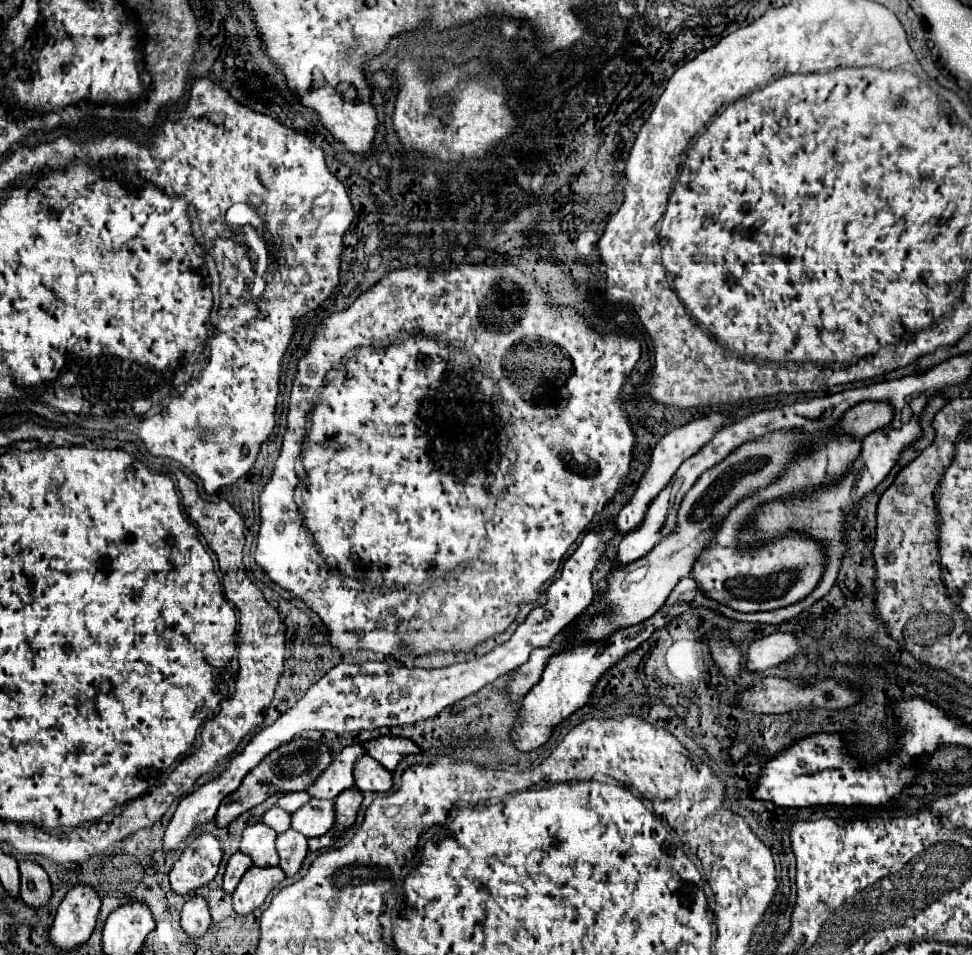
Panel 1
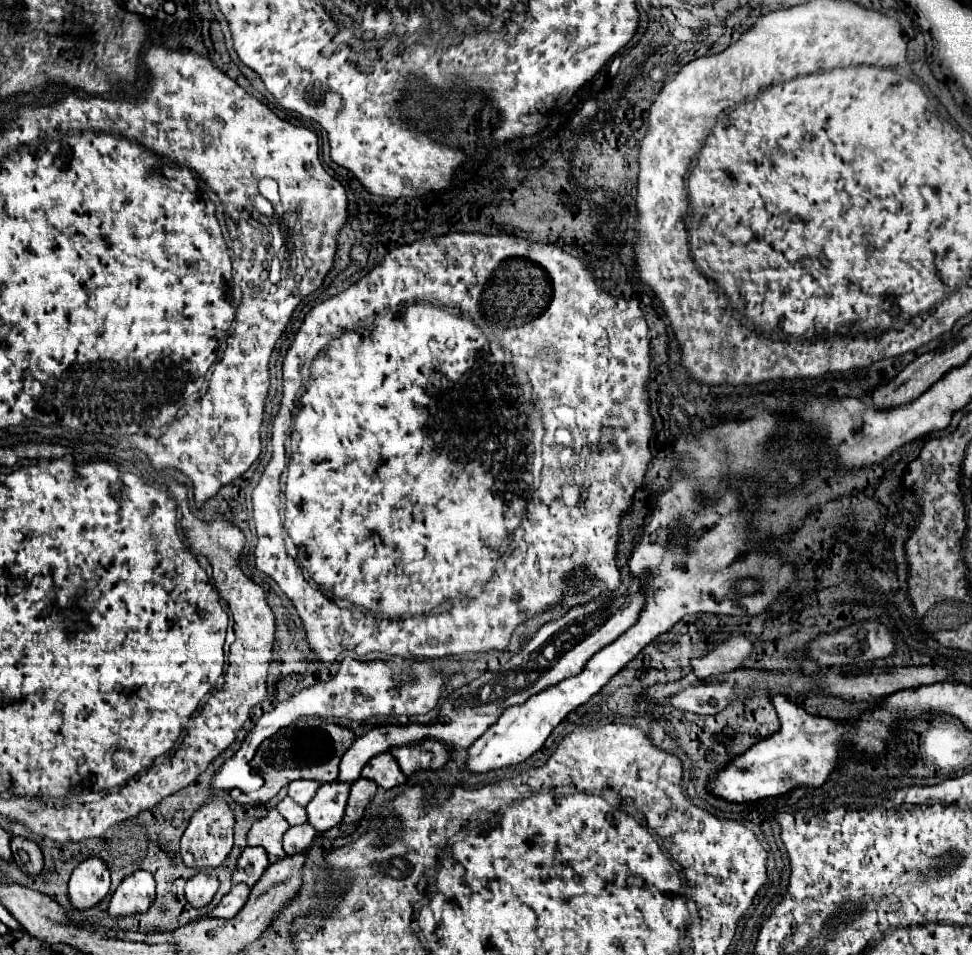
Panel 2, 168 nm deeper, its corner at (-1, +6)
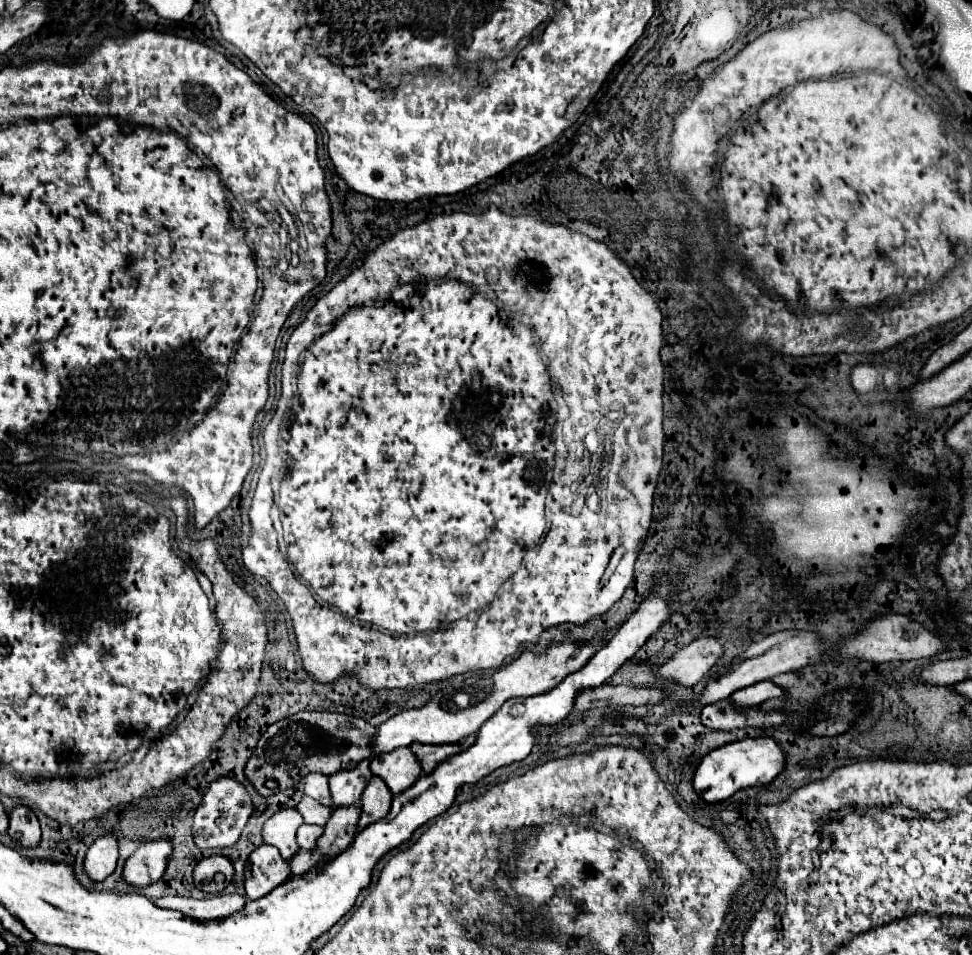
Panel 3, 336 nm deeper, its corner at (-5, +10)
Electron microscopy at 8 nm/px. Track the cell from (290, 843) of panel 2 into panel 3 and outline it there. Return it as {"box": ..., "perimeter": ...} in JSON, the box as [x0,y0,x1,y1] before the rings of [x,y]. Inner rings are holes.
{"box":[296,825,324,851],"perimeter":[[[302,825],[302,827],[298,829],[298,835],[296,835],[298,845],[300,845],[304,851],[310,851],[310,849],[314,851],[314,847],[316,847],[322,831],[324,831],[324,829],[318,827],[318,825]]]}

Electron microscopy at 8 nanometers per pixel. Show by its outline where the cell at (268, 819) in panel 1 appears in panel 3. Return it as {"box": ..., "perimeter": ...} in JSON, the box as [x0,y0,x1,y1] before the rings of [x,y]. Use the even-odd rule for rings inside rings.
{"box":[298,797,332,827],"perimeter":[[[304,797],[300,803],[298,803],[298,813],[304,817],[304,823],[314,823],[314,825],[320,825],[324,827],[326,821],[330,819],[332,815],[332,809],[330,807],[324,807],[322,803],[310,799],[310,797]]]}

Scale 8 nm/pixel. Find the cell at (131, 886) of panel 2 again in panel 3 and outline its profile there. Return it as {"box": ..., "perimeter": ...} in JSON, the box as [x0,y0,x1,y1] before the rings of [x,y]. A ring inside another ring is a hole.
{"box":[124,839,172,887],"perimeter":[[[156,839],[142,843],[124,865],[124,879],[132,885],[146,887],[164,875],[168,859],[172,855],[170,839]]]}

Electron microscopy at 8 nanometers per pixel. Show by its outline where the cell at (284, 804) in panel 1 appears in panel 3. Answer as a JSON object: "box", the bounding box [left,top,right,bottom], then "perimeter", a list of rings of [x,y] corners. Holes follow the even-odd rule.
{"box":[304,773,332,807],"perimeter":[[[310,773],[304,779],[304,791],[308,797],[316,799],[318,803],[332,807],[332,799],[330,799],[330,787],[328,787],[328,777],[322,773]]]}

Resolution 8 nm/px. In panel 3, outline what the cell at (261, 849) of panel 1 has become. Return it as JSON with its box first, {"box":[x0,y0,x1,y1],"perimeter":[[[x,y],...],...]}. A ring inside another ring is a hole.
{"box":[262,809,304,859],"perimeter":[[[282,809],[266,821],[262,837],[268,845],[278,847],[284,859],[292,859],[300,851],[296,843],[296,831],[302,823],[304,819],[296,809]]]}

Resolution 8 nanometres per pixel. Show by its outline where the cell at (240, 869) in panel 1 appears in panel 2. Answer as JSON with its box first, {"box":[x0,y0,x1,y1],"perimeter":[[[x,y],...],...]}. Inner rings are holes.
{"box":[232,847,270,887],"perimeter":[[[246,847],[238,857],[236,869],[232,873],[232,883],[246,883],[254,887],[254,883],[260,879],[268,865],[270,863],[264,847]]]}

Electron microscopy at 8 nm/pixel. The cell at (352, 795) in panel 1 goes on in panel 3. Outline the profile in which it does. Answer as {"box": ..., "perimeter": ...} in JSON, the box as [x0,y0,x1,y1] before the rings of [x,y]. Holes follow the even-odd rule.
{"box":[358,777,392,829],"perimeter":[[[372,777],[362,793],[362,815],[358,821],[358,829],[364,829],[366,825],[388,815],[390,801],[392,801],[392,793],[386,787],[386,783],[378,777]]]}

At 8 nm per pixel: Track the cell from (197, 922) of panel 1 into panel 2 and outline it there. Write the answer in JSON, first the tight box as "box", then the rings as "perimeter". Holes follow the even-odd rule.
{"box":[186,873,218,909],"perimeter":[[[198,873],[186,883],[186,899],[194,909],[206,907],[218,891],[218,879],[214,875]]]}

